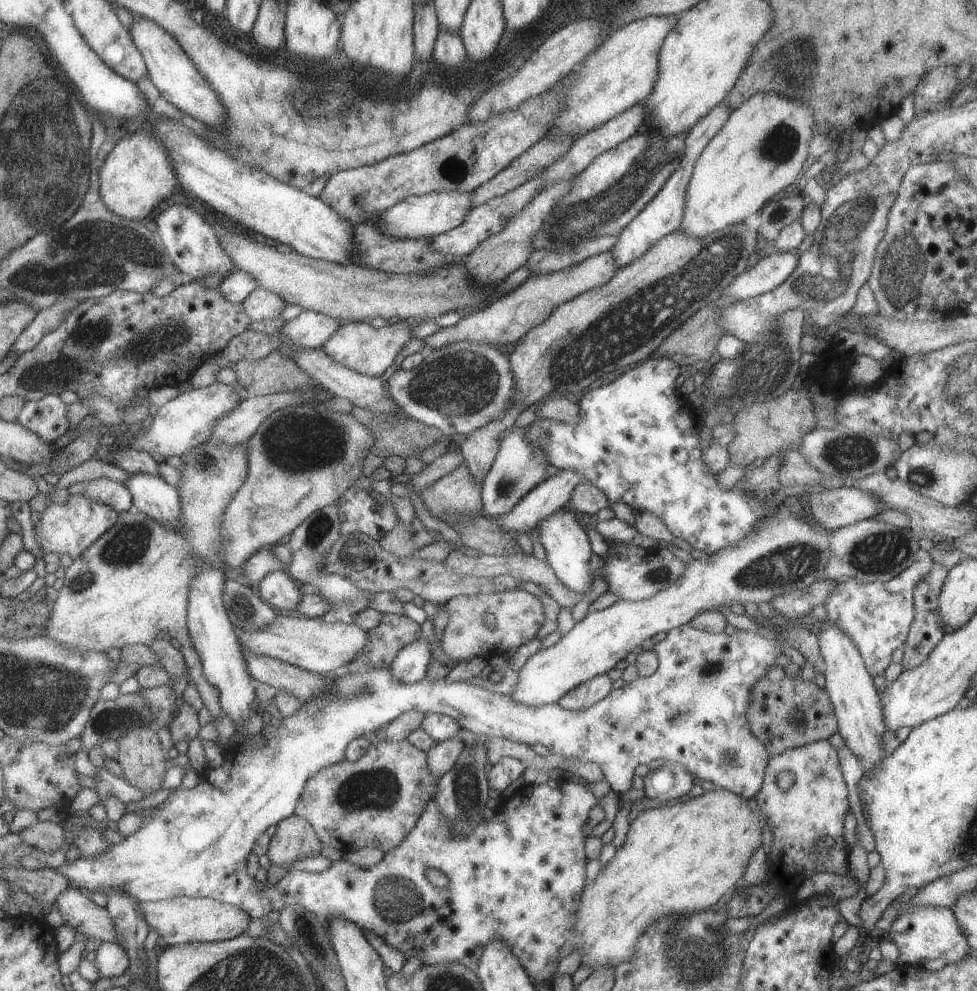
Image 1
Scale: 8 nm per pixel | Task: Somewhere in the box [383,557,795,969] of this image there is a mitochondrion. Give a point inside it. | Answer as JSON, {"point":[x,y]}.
{"point":[466,784]}

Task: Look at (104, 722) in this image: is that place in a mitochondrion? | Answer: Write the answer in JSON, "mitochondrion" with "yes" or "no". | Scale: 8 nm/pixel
{"mitochondrion":"yes"}

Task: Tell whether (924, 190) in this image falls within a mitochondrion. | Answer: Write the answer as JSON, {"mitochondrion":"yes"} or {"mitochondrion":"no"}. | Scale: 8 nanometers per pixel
{"mitochondrion":"no"}

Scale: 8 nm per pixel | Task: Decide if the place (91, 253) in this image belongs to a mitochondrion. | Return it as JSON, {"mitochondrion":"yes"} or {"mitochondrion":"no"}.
{"mitochondrion":"yes"}

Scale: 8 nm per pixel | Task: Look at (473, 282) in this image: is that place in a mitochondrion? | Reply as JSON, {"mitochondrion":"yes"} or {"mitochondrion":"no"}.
{"mitochondrion":"no"}

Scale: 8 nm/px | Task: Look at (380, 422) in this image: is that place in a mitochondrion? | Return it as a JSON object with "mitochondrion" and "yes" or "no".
{"mitochondrion":"no"}

